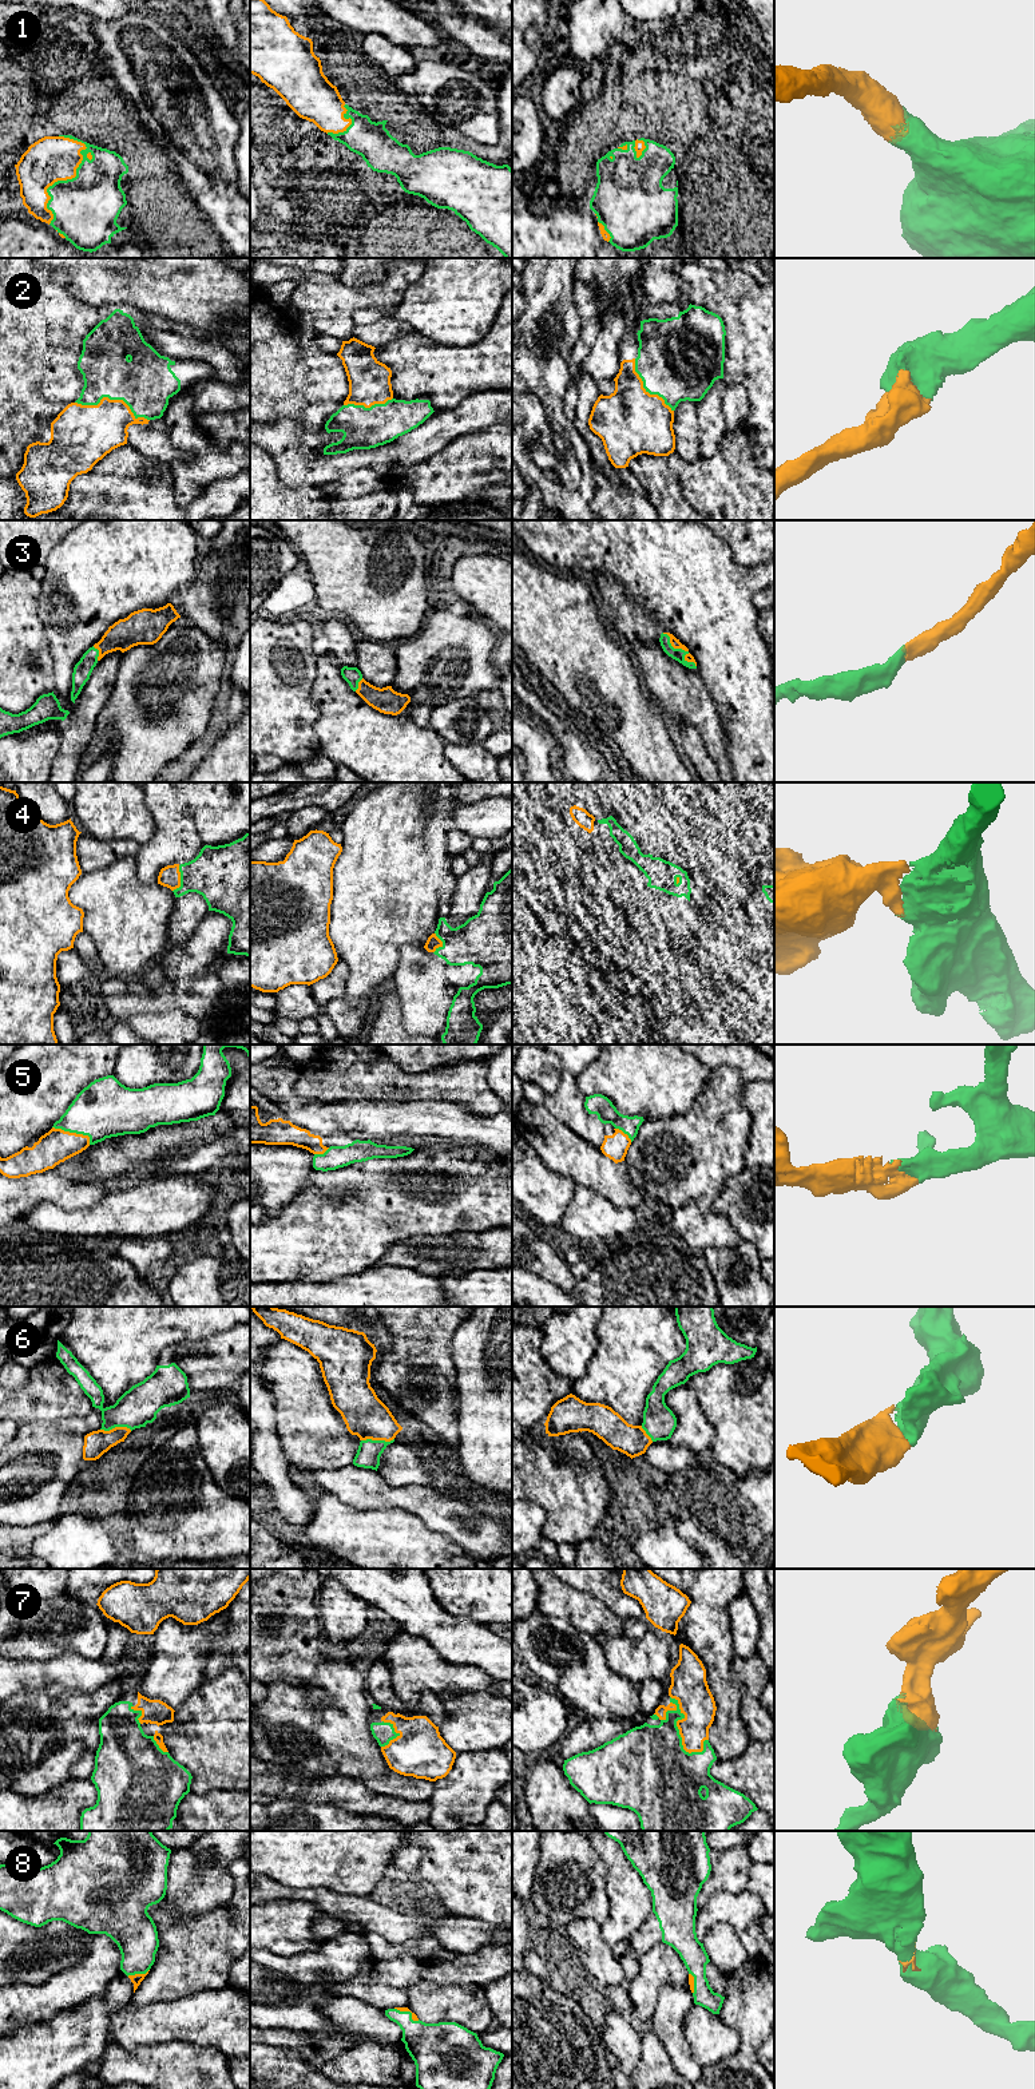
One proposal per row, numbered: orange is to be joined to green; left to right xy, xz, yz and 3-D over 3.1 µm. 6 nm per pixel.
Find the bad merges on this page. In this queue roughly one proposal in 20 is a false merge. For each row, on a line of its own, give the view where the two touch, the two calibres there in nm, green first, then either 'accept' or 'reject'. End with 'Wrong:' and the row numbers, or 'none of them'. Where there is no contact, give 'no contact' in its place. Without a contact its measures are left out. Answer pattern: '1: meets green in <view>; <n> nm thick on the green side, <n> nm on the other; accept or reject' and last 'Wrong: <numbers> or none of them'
1: meets green in xy; 400 nm thick on the green side, 280 nm on the other; accept
2: meets green in xy; 340 nm thick on the green side, 320 nm on the other; accept
3: meets green in yz; 80 nm thick on the green side, 60 nm on the other; accept
4: meets green in xy; 360 nm thick on the green side, 130 nm on the other; accept
5: meets green in xy; 340 nm thick on the green side, 200 nm on the other; accept
6: meets green in xz; 140 nm thick on the green side, 260 nm on the other; accept
7: meets green in yz; 420 nm thick on the green side, 220 nm on the other; accept
8: meets green in xy; 260 nm thick on the green side, 60 nm on the other; accept
Wrong: none of them

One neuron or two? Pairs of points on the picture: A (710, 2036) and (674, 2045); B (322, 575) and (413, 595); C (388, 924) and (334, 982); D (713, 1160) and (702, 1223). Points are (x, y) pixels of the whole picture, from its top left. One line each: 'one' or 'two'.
A: two
B: one
C: two
D: two

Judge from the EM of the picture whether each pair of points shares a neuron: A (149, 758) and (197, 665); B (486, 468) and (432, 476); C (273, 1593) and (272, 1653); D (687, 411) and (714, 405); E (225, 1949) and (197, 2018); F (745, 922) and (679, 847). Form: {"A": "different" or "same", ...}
{"A": "same", "B": "same", "C": "same", "D": "different", "E": "different", "F": "same"}

